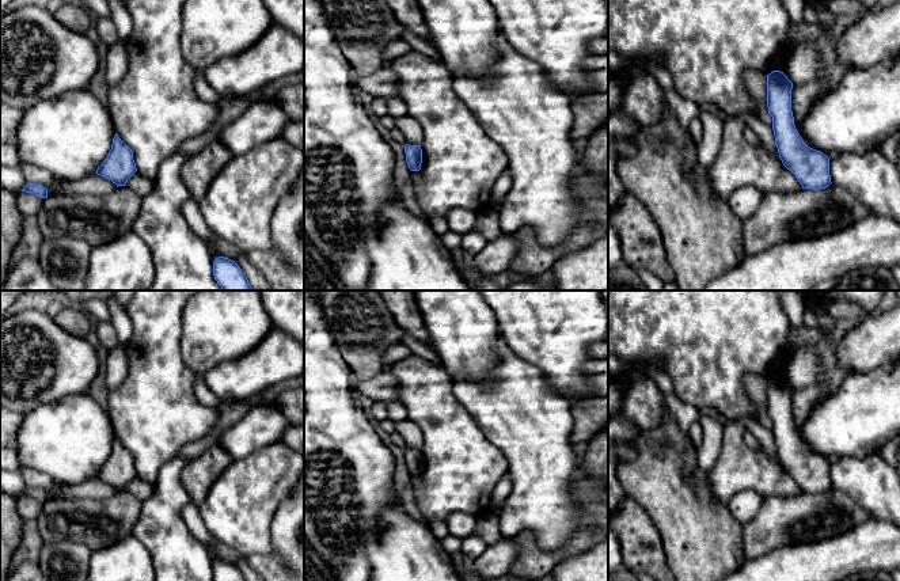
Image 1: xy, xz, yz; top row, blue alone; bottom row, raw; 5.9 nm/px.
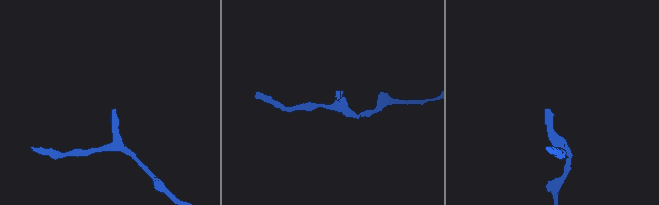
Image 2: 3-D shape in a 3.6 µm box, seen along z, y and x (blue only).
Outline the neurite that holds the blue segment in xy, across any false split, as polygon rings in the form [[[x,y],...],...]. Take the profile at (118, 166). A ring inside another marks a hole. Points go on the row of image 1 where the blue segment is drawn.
[[[115,133],[110,152],[95,174],[111,181],[118,187],[125,186],[136,171],[132,149]]]

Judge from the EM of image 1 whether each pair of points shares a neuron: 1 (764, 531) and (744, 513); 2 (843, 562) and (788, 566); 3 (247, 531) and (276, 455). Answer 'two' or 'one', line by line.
1: two
2: one
3: one

